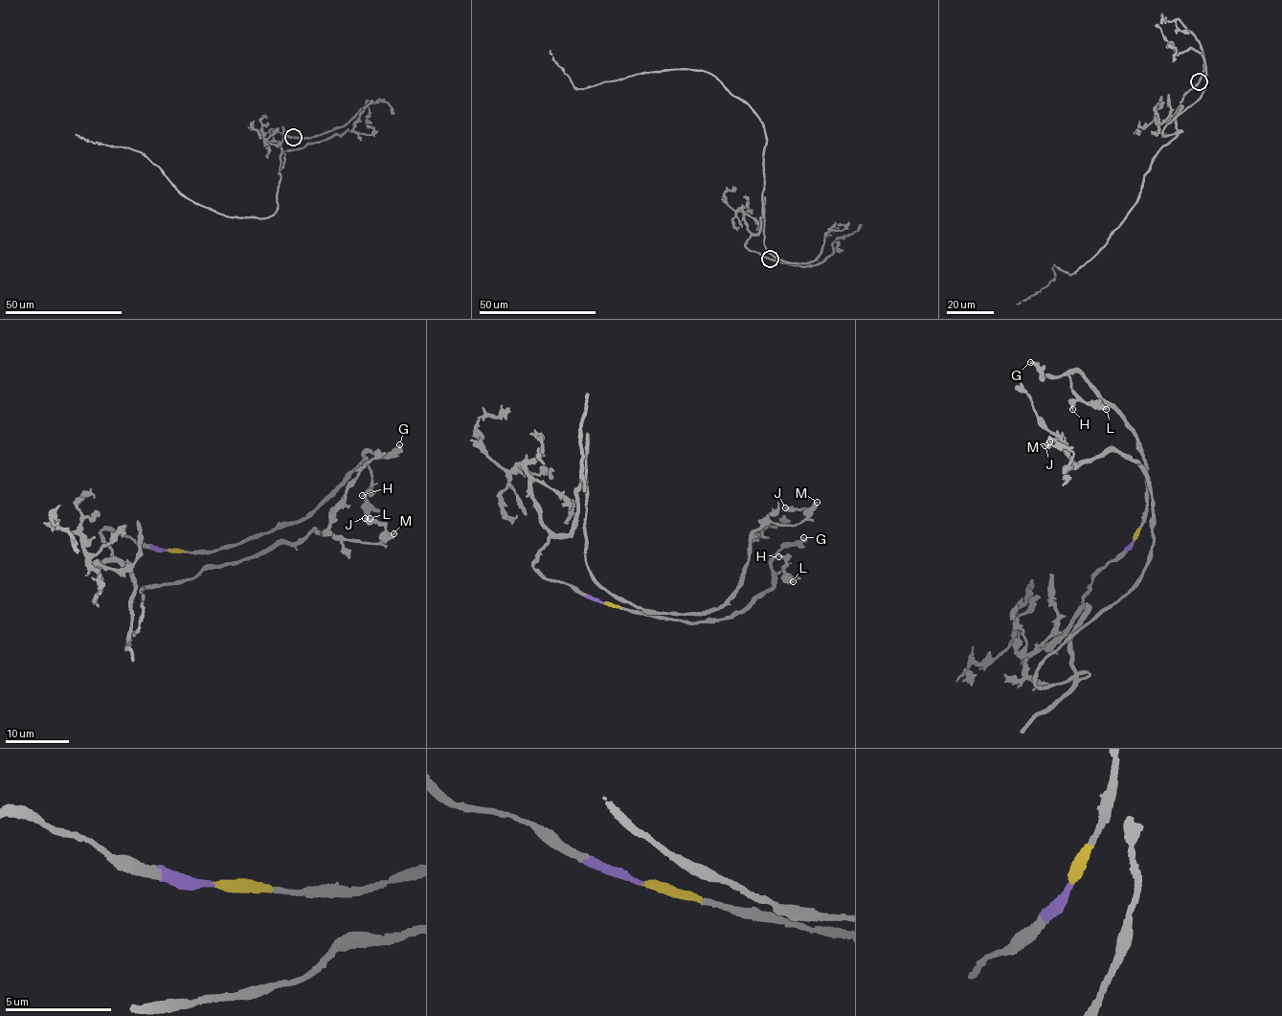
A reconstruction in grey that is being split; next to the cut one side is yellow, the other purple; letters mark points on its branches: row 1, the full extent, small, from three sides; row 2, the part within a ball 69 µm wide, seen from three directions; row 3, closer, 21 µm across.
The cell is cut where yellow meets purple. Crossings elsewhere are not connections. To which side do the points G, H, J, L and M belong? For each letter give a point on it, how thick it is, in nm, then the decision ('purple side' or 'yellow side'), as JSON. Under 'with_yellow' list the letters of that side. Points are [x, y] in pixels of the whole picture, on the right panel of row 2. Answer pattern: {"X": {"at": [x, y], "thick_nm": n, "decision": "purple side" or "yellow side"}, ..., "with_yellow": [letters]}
{"G": {"at": [1030, 362], "thick_nm": 280, "decision": "yellow side"}, "H": {"at": [1072, 409], "thick_nm": 260, "decision": "yellow side"}, "J": {"at": [1045, 445], "thick_nm": 420, "decision": "purple side"}, "L": {"at": [1106, 409], "thick_nm": 240, "decision": "yellow side"}, "M": {"at": [1049, 441], "thick_nm": 170, "decision": "purple side"}, "with_yellow": ["G", "H", "L"]}

